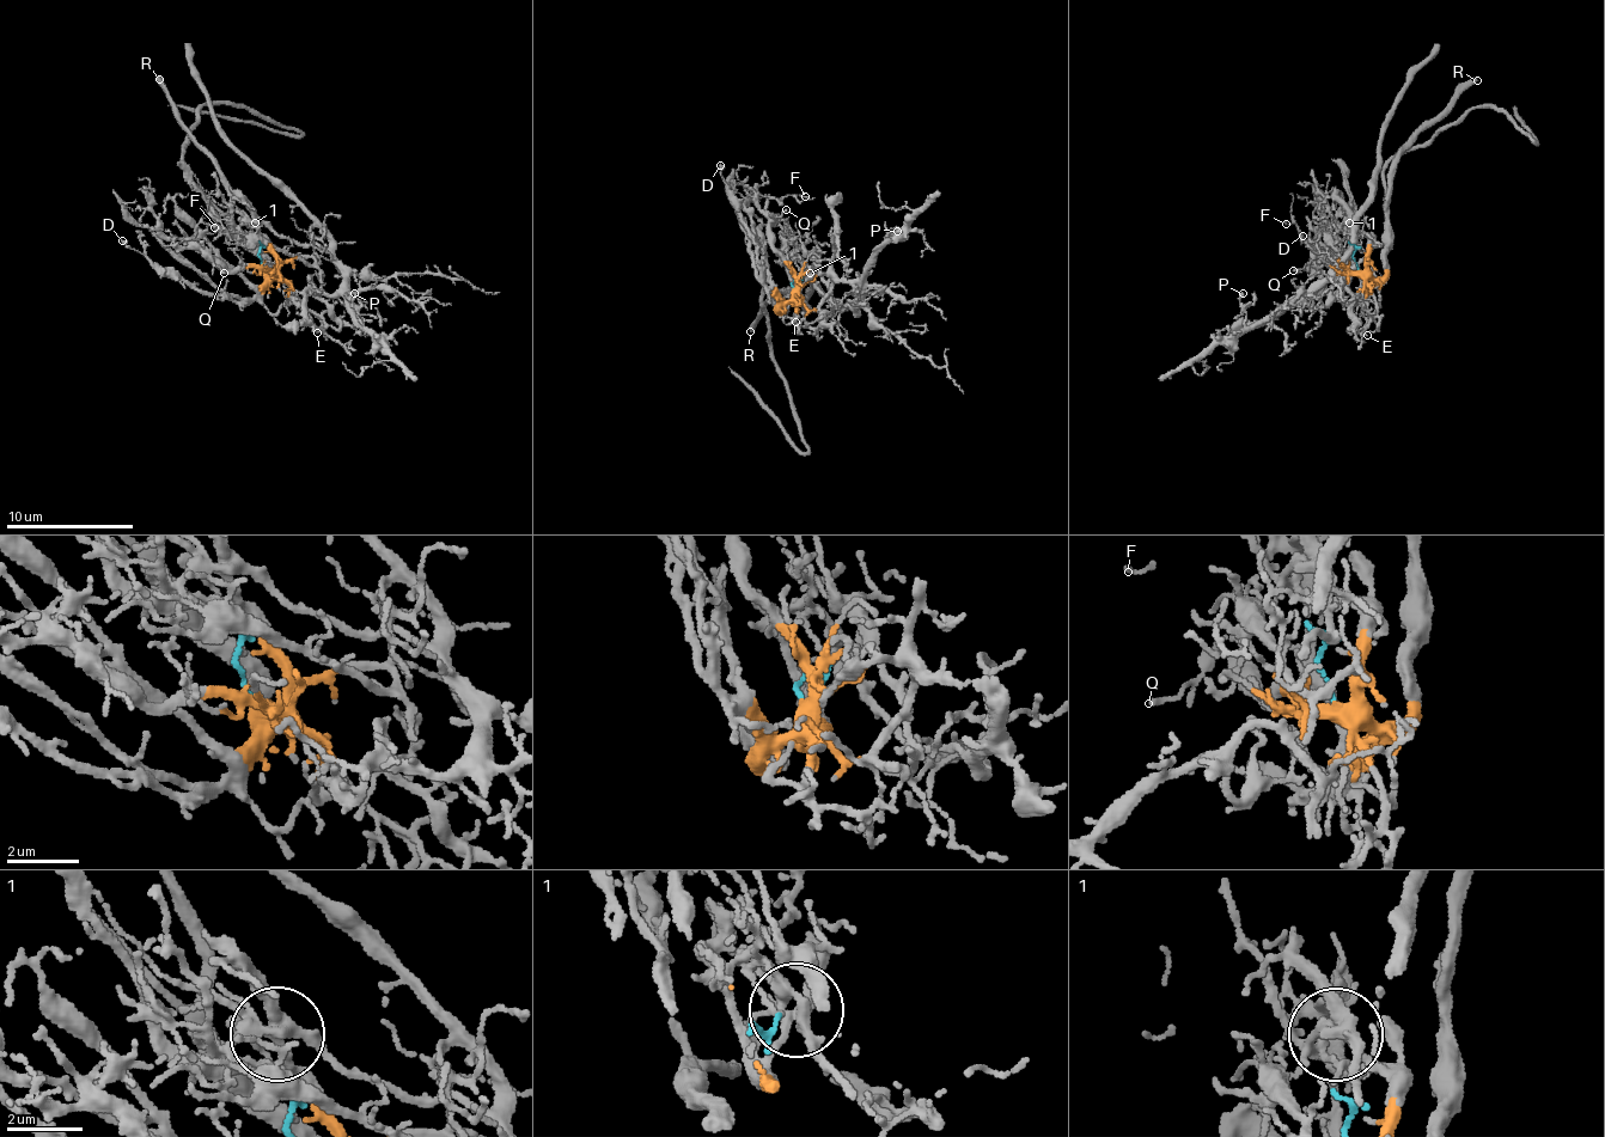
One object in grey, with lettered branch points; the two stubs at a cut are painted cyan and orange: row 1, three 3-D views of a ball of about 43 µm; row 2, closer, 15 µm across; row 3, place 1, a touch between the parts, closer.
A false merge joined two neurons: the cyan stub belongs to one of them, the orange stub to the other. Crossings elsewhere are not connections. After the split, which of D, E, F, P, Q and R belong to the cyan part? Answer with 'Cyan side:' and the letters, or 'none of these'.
Cyan side: P

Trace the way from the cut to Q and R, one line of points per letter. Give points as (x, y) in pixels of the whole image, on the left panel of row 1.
Q: (268, 270), (231, 271), (211, 258), (224, 273)
R: (268, 270), (275, 270), (270, 273), (270, 260), (232, 221), (226, 177), (178, 121), (159, 78)

